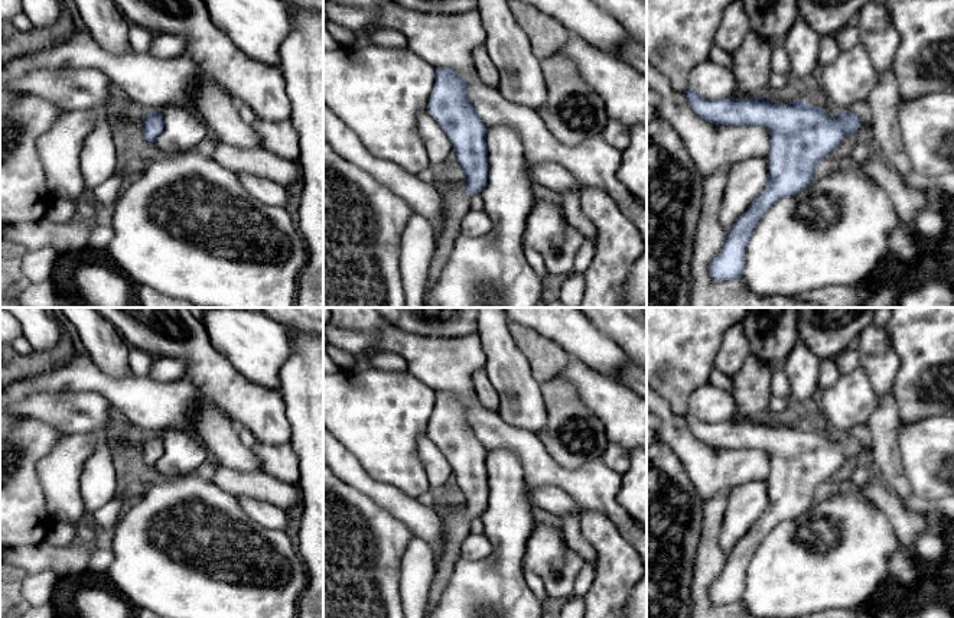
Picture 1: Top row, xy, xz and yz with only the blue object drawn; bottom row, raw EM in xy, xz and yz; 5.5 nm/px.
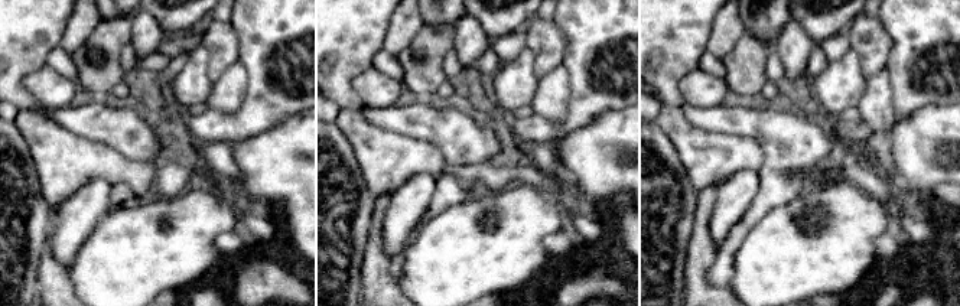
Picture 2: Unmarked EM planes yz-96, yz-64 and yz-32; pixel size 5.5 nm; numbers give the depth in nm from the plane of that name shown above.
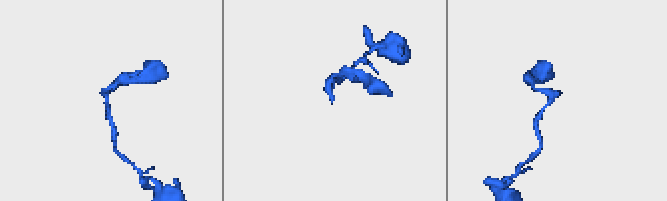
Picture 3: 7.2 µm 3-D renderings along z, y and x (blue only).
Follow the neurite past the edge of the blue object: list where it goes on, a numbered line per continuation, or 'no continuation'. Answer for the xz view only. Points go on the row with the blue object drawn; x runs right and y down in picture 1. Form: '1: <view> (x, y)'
1: xz (455, 202)

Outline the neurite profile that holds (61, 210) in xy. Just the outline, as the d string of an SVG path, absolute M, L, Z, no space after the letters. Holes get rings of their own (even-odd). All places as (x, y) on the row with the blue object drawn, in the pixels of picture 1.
M55 198L51 204L46 218L53 222L68 222L74 218L79 201Z

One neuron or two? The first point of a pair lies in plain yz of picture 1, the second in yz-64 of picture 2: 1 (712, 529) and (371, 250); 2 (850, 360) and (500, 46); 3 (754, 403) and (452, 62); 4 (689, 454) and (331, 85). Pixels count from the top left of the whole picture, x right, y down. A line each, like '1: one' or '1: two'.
1: one
2: one
3: two
4: two

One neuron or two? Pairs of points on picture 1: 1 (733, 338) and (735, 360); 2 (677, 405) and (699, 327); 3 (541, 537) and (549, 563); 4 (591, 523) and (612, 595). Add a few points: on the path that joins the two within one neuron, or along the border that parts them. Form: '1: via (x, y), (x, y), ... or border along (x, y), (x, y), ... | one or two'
1: via (733, 344), (733, 354) | one
2: via (677, 386), (677, 348), (680, 345) | one
3: via (546, 543), (549, 558) | one
4: via (606, 540), (612, 549), (612, 578) | one

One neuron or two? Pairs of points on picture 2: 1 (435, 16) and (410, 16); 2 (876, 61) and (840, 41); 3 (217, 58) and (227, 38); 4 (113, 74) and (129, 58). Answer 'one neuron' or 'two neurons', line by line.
1: two neurons
2: two neurons
3: one neuron
4: two neurons

